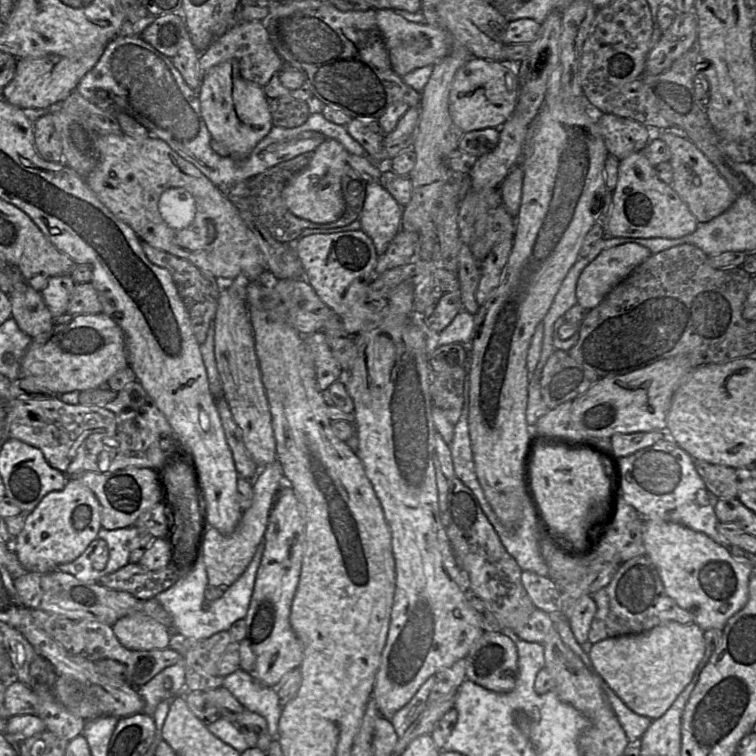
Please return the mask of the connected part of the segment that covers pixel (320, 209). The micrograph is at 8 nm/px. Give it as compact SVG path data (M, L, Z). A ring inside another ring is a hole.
M326 138L313 151L310 163L294 175L282 190L287 209L295 216L313 223L331 224L337 221L345 210L341 180L348 154L337 140Z

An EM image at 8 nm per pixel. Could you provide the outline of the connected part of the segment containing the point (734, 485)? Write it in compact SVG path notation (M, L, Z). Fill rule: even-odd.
M693 459L696 471L703 479L706 489L718 500L738 497L738 476L736 469Z

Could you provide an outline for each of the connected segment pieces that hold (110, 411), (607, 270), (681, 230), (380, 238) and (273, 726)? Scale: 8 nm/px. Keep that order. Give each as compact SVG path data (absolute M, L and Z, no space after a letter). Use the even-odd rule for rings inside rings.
M138 380L104 405L67 404L59 396L15 398L9 437L37 447L53 468L89 487L101 505L101 525L107 530L133 526L143 512L159 503L153 469L174 447L167 419Z
M625 243L603 250L579 276L576 286L577 304L587 311L592 310L651 255L648 248L636 243Z
M636 152L620 160L615 189L612 192L605 189L595 197L604 202L604 229L611 237L676 239L692 234L699 224L672 186L660 180L644 152Z
M378 182L368 183L359 215L361 230L373 241L378 256L383 255L401 229L404 207Z
M241 668L223 679L226 688L247 711L263 716L268 731L276 737L282 707L275 688L258 681L253 674Z

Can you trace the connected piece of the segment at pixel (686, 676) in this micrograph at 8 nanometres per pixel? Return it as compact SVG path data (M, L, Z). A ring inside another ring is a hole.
M666 622L651 630L602 640L592 645L588 657L603 683L634 713L656 720L663 716L691 682L706 650L704 631L695 623Z

